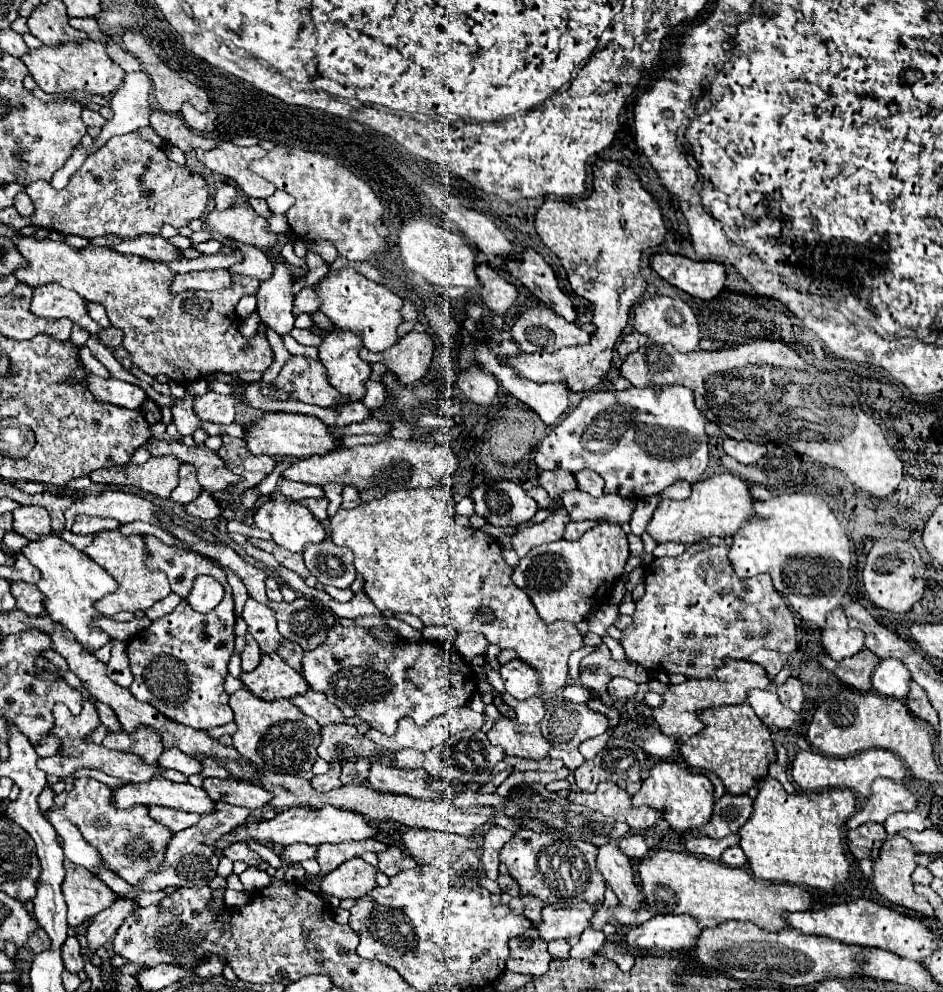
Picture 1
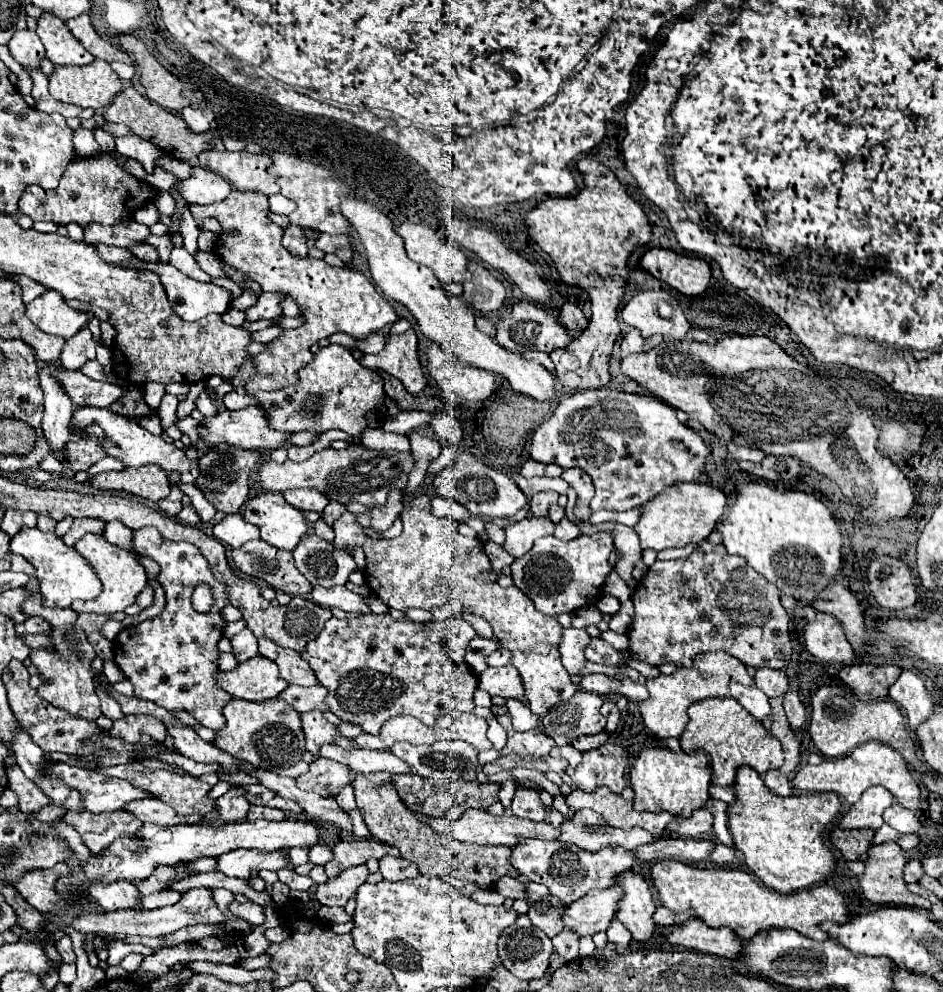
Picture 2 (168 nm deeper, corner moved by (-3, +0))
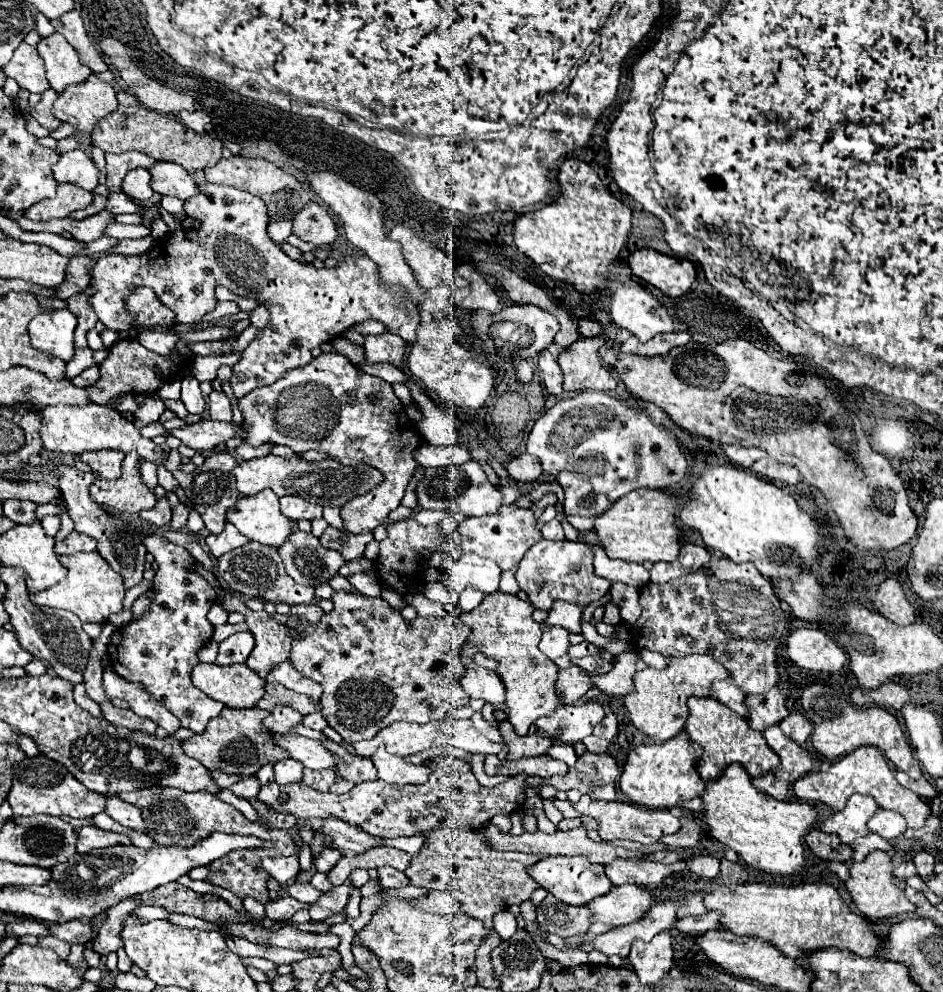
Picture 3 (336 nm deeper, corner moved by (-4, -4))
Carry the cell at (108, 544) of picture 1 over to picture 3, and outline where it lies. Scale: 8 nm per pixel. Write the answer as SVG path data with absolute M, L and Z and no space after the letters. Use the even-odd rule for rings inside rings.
M79 551L75 555L61 555L59 559L69 569L69 575L61 583L35 593L31 597L33 603L71 611L81 619L81 623L103 623L111 613L123 611L123 599L127 593L125 581L117 571L113 571L107 565L107 561L97 551L91 553Z

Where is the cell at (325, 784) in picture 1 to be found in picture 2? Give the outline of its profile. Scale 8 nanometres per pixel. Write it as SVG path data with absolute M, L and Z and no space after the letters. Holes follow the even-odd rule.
M316 759L310 769L296 779L298 789L312 791L322 797L336 797L338 791L350 783L350 769L330 759Z

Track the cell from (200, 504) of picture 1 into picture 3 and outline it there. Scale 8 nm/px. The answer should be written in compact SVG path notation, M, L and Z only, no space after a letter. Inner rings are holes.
M167 493L169 495L169 503L173 507L173 519L171 519L171 527L173 529L183 529L187 525L187 507L179 501L179 497L175 493Z

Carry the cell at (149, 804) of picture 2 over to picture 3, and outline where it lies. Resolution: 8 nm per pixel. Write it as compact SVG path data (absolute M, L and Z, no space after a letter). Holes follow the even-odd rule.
M109 797L107 799L107 809L105 813L109 813L117 823L121 823L123 827L129 829L137 829L137 831L145 831L145 821L143 821L143 813L137 805L125 803L119 797Z

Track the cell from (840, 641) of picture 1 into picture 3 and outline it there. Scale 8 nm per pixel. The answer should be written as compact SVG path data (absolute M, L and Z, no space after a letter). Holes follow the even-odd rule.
M801 627L787 639L789 659L813 673L835 673L847 663L847 653L827 633Z

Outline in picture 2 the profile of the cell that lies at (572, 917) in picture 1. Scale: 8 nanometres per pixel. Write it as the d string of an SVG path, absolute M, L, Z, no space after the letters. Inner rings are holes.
M618 885L602 891L590 891L566 909L562 921L580 937L606 931L618 913L618 899L622 899Z

